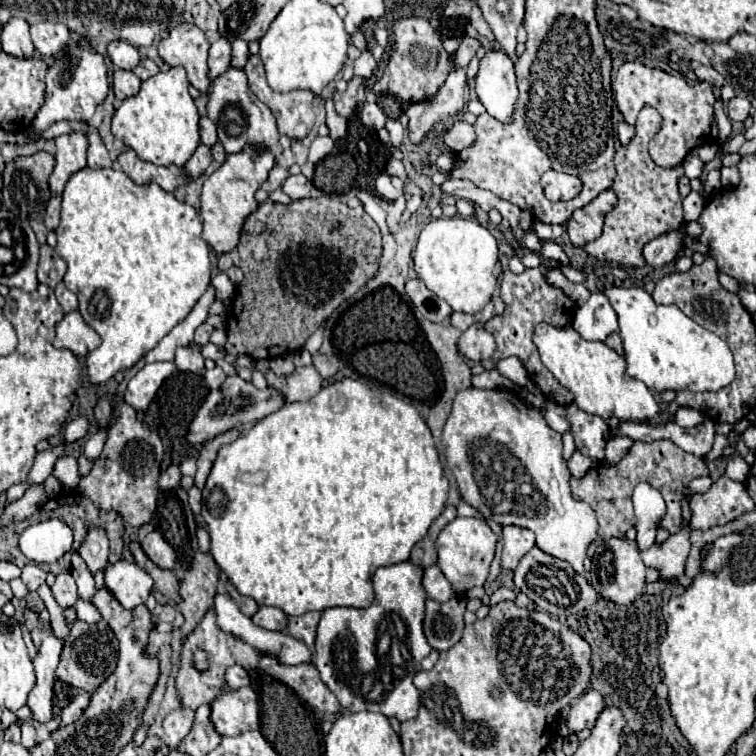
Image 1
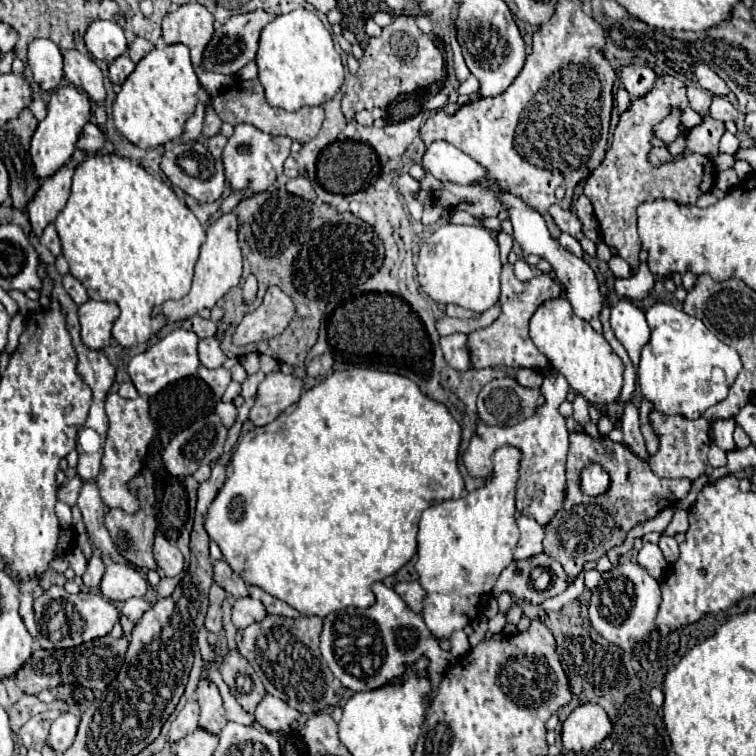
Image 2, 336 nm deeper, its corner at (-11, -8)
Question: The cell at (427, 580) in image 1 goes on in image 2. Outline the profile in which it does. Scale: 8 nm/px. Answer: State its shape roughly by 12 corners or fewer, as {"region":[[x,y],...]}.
{"region":[[396,582],[394,592],[412,612],[422,612],[426,592],[418,582]]}

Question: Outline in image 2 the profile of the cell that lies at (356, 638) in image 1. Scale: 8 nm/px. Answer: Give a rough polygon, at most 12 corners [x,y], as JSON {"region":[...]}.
{"region":[[382,582],[324,618],[320,652],[352,692],[454,656]]}

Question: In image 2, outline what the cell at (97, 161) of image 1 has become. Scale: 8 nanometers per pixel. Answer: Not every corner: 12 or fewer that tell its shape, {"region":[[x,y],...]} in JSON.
{"region":[[96,124],[82,128],[76,146],[94,154],[104,148],[106,136]]}

